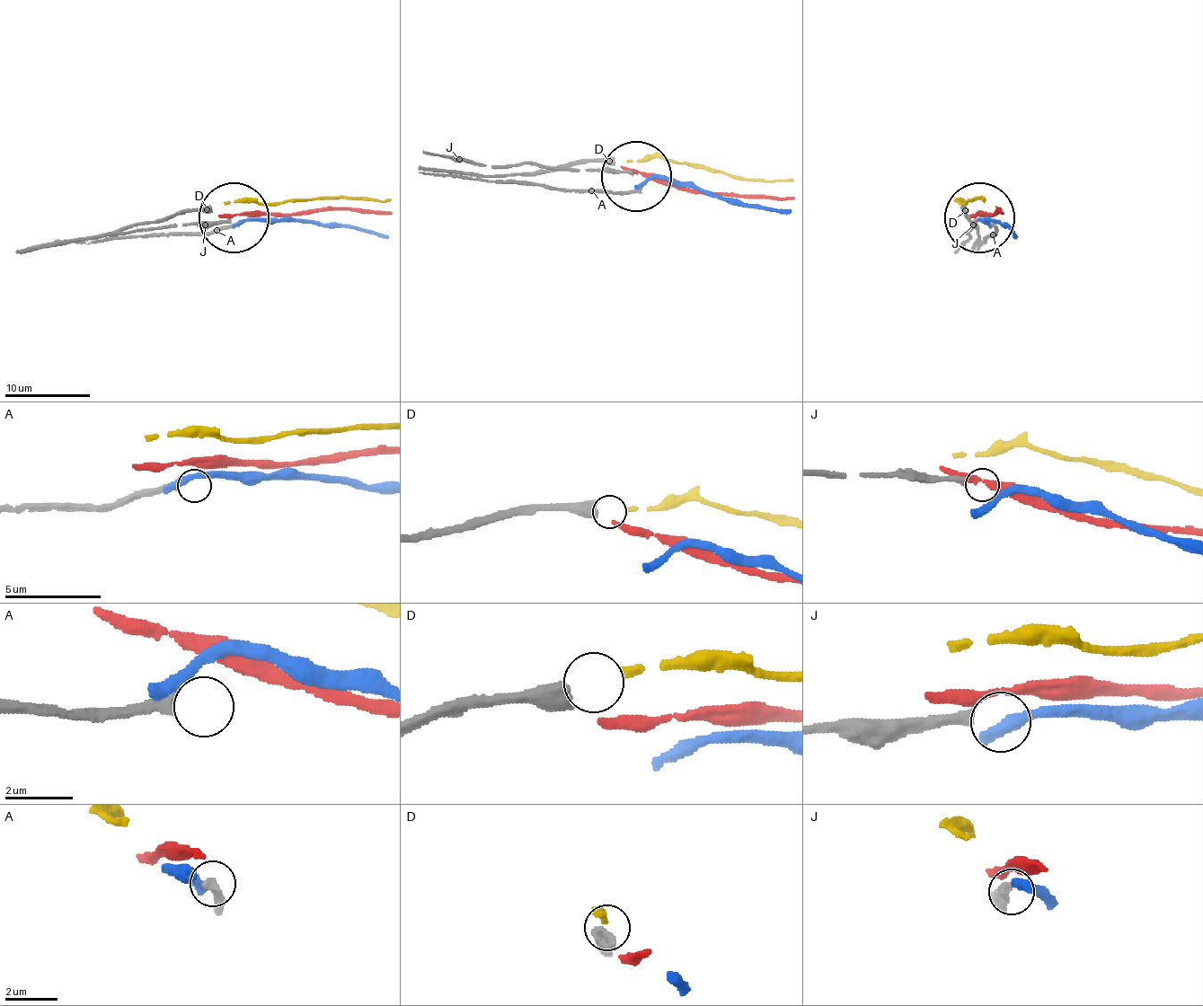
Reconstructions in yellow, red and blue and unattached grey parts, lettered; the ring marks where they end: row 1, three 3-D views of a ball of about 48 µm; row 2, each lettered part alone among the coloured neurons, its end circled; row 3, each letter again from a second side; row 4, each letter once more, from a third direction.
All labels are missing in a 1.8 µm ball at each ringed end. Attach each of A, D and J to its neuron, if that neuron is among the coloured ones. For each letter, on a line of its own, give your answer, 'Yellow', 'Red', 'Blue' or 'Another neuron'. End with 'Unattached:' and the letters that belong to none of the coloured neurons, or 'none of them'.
A: Another neuron
D: Another neuron
J: Another neuron
Unattached: A, D, J

